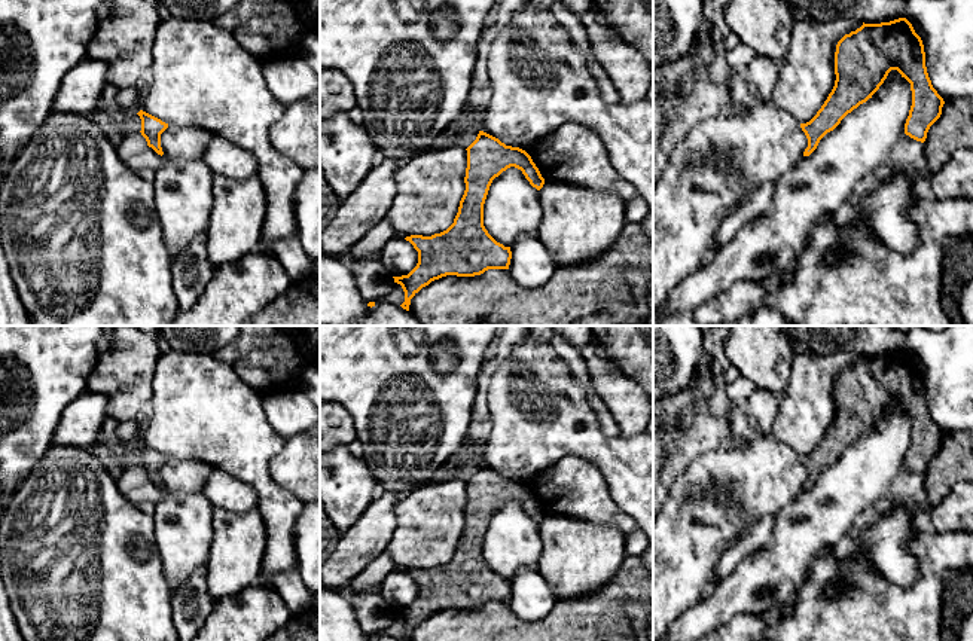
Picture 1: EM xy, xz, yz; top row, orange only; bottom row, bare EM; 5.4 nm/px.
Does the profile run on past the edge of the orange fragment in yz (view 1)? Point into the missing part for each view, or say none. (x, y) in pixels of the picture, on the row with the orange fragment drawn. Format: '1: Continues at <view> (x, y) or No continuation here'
1: No continuation here

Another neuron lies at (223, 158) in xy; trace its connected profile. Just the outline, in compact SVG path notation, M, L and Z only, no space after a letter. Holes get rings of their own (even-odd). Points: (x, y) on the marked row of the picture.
M214 135L210 140L202 161L214 175L234 180L245 180L251 175L257 175L259 170L257 161L250 152L220 135Z

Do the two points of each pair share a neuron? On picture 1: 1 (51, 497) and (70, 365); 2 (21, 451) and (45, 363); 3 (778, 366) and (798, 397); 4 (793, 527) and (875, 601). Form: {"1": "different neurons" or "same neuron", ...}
{"1": "different neurons", "2": "same neuron", "3": "different neurons", "4": "different neurons"}

